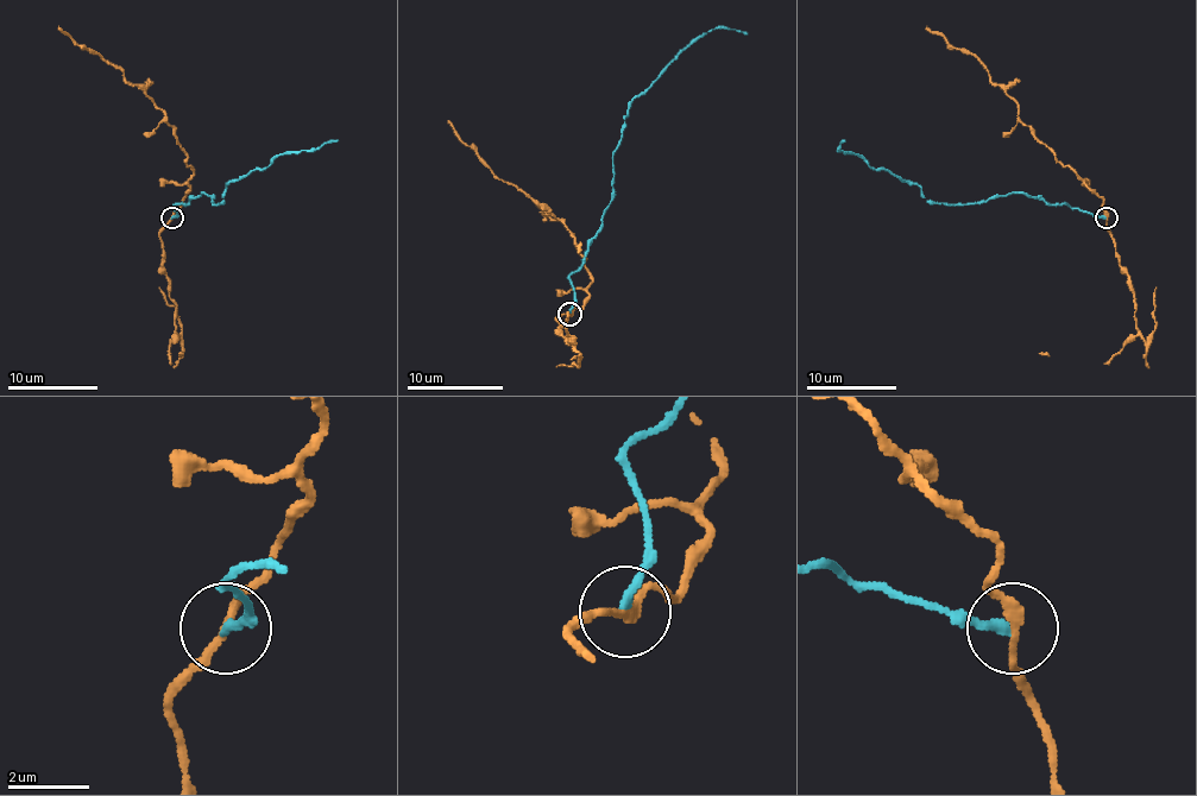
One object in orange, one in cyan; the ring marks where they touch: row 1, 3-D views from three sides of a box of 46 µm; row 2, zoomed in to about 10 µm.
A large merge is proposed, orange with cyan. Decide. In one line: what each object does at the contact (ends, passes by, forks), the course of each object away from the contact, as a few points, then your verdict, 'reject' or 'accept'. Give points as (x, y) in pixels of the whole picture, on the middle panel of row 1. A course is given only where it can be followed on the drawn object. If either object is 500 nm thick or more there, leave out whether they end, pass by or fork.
orange passes by; cyan ends; course orange (568, 314), (580, 311), (592, 279), (573, 234), (561, 220), (554, 220), (523, 190), (502, 181), (448, 121); course cyan (568, 314), (568, 277), (583, 263), (612, 198), (612, 152), (631, 102), (684, 49), (718, 27), (747, 35); reject

